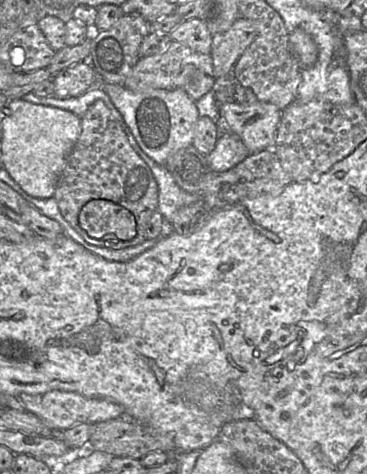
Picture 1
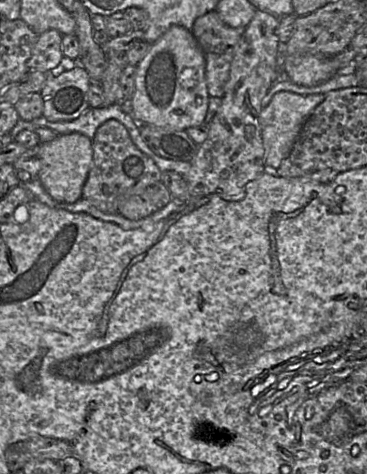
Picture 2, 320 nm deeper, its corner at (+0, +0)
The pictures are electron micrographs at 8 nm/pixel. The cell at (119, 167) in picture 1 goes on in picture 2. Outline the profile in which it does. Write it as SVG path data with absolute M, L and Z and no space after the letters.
M108 120L97 129L92 139L92 149L92 165L81 198L104 213L118 214L123 200L143 192L162 179L162 172L155 162L133 144L127 129L117 120Z

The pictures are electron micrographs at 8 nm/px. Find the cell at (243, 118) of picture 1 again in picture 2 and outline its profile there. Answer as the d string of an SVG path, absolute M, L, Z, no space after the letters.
M292 92L275 94L270 104L260 113L261 135L265 148L265 165L278 169L286 159L299 136L299 133L314 109L324 101L325 95L298 95Z

